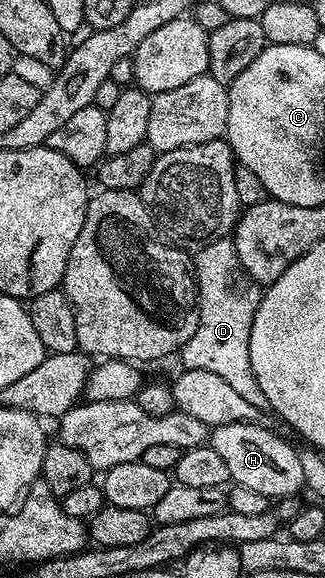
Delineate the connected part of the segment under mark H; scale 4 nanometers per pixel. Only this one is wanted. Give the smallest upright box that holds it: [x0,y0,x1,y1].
[209,423,304,499]

